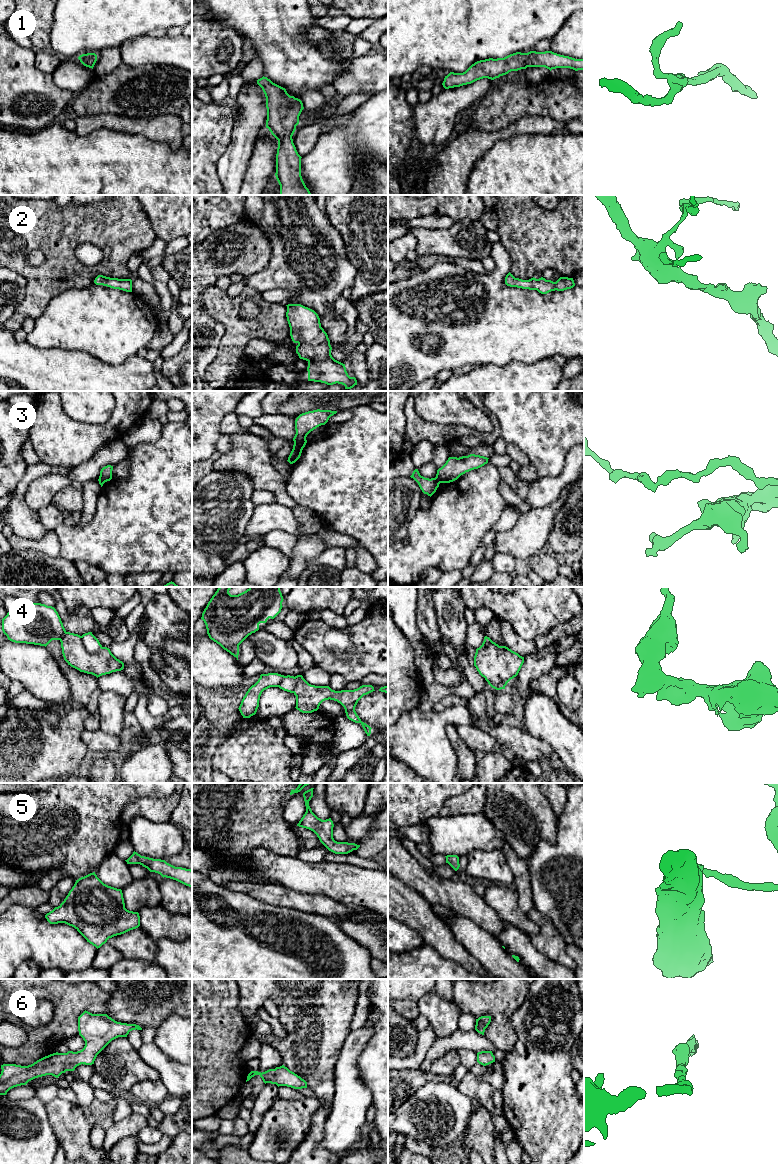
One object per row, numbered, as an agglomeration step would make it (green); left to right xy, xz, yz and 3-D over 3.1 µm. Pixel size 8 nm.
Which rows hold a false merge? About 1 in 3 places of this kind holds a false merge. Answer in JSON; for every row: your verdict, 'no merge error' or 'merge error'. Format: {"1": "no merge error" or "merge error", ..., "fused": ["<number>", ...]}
{"1": "no merge error", "2": "no merge error", "3": "merge error", "4": "merge error", "5": "no merge error", "6": "no merge error", "fused": ["3", "4"]}

